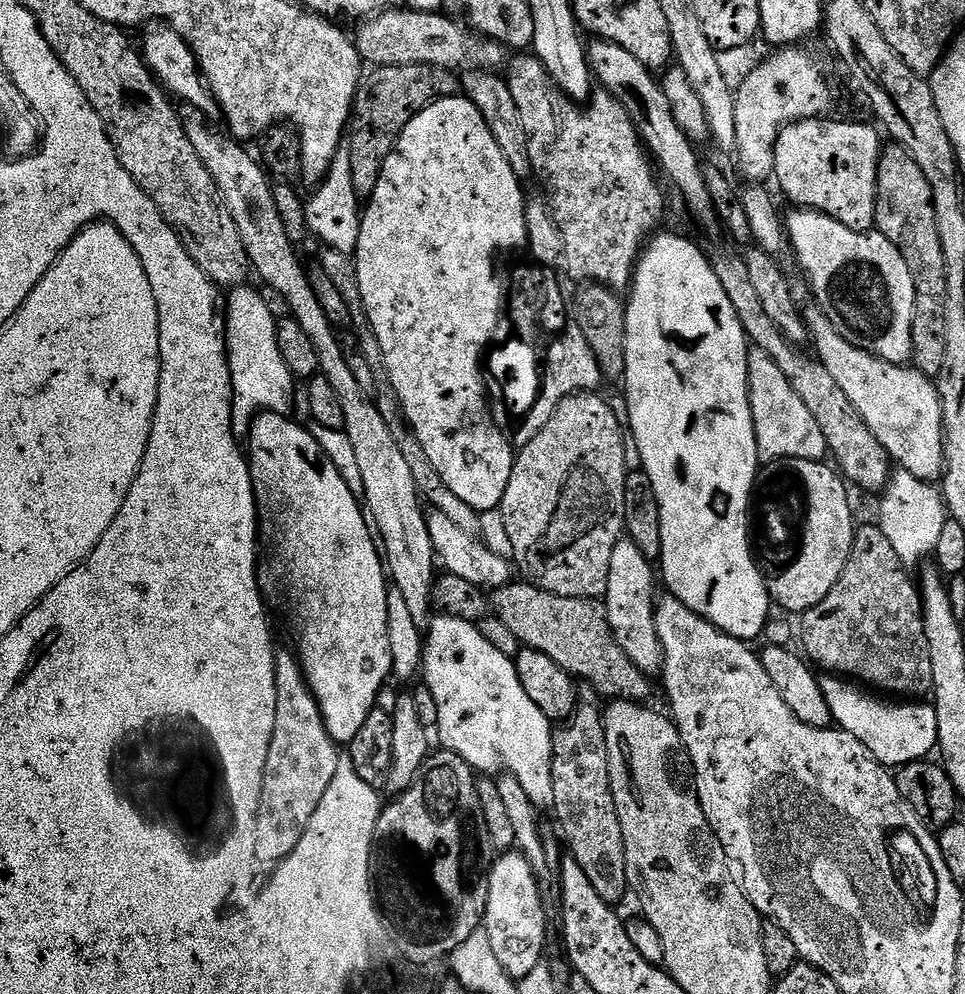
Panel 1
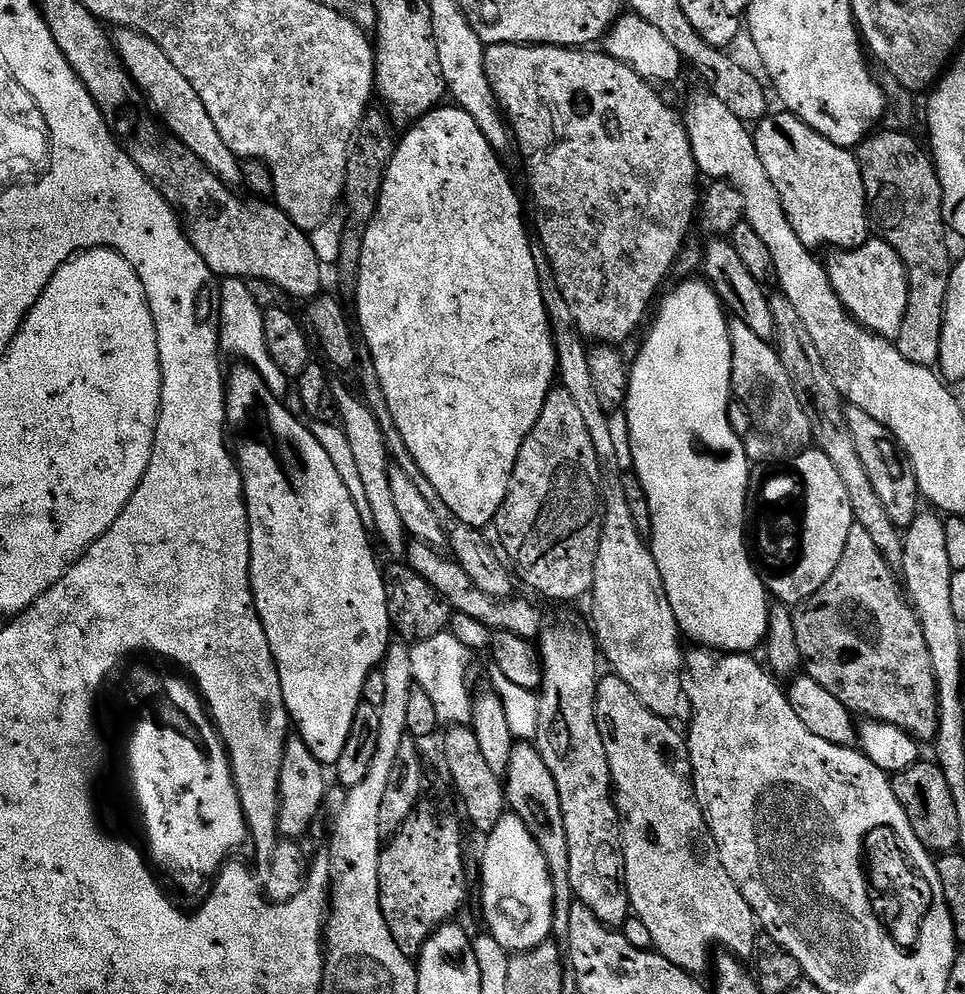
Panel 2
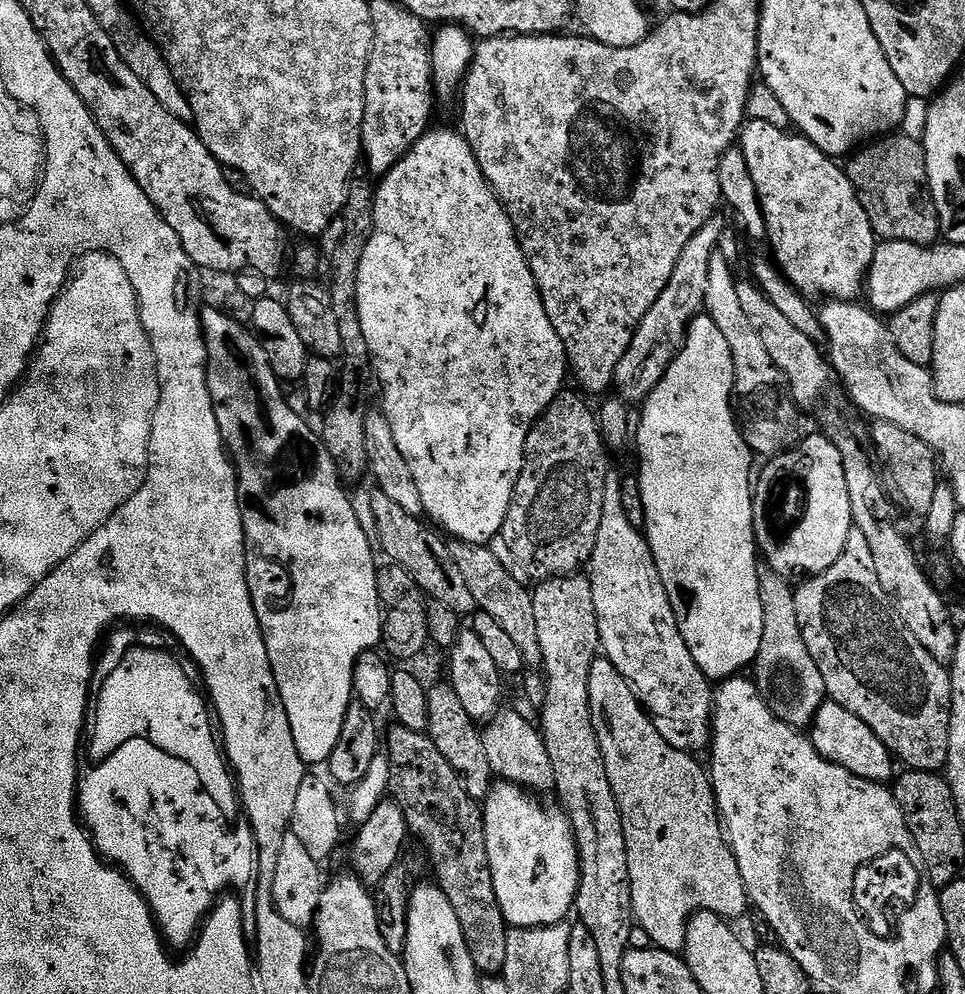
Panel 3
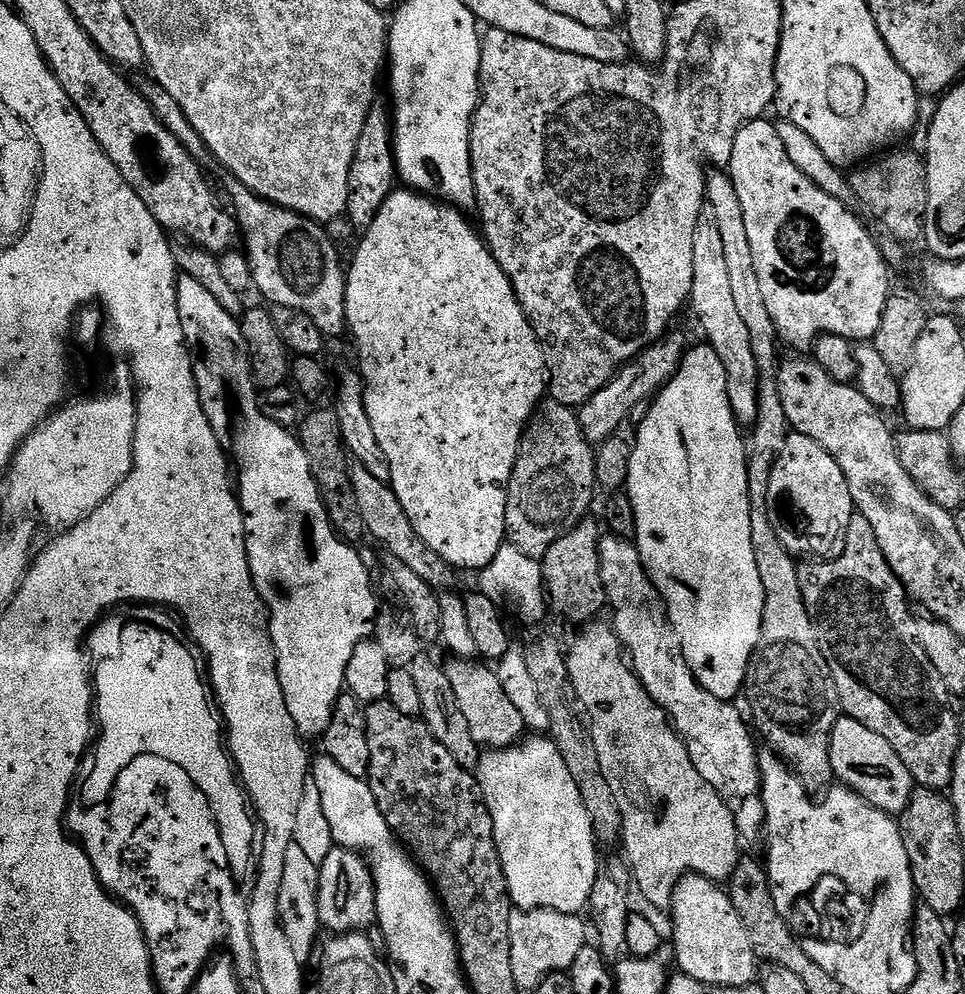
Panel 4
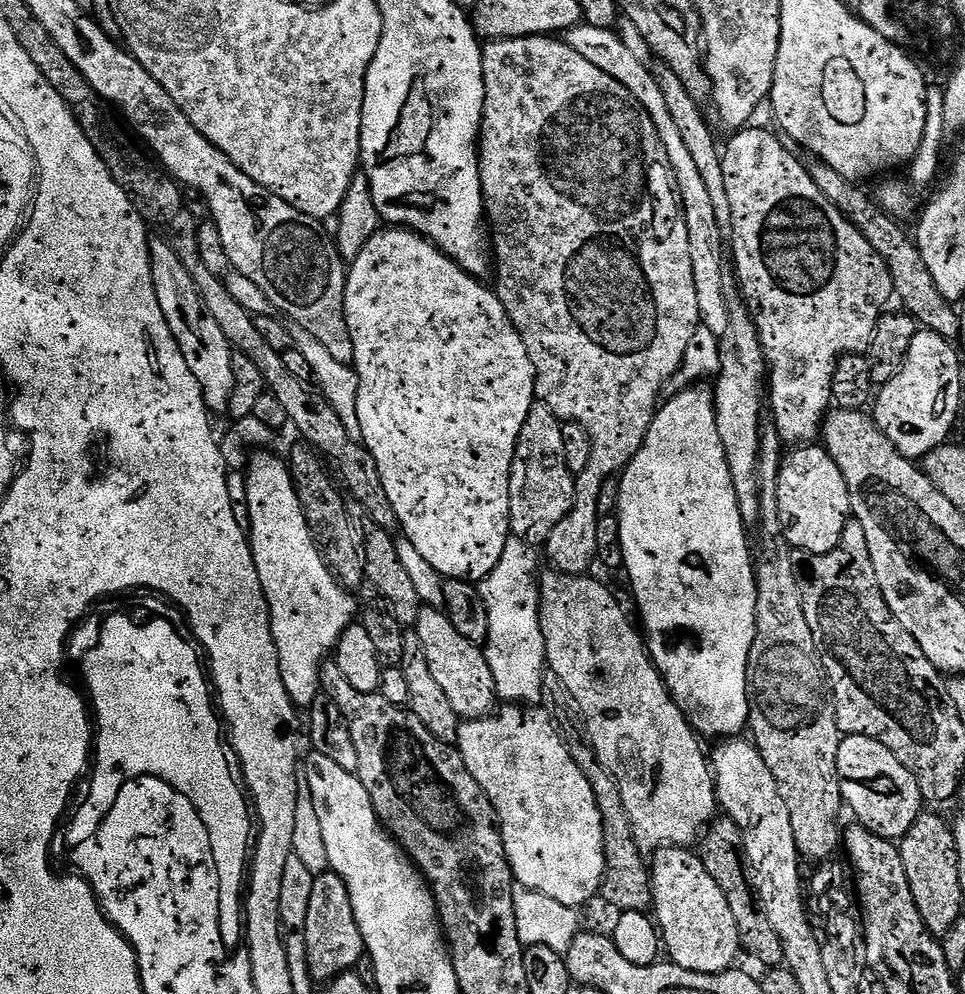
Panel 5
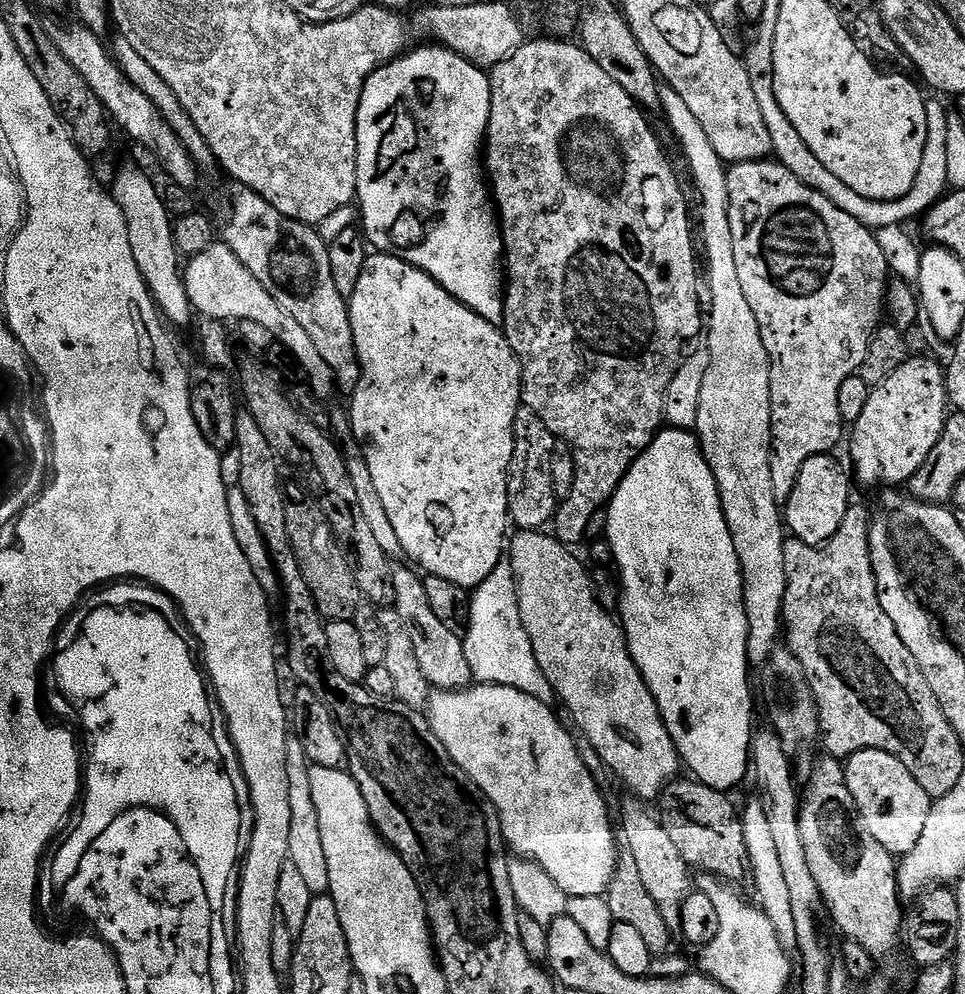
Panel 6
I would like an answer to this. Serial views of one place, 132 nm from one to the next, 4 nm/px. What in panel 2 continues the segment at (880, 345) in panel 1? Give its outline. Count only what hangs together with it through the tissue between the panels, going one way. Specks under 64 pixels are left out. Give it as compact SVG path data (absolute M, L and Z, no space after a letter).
M879 238L869 239L868 243L849 248L847 250L836 250L826 260L828 277L838 294L838 298L846 306L846 310L858 323L876 336L895 338L900 332L904 321L904 315L908 309L908 271L898 258L898 254L884 240Z

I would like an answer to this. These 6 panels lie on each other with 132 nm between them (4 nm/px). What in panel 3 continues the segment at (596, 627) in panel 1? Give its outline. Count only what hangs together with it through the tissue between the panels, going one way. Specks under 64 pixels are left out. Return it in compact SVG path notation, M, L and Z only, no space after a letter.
M373 495L373 508L378 536L381 539L380 552L388 555L387 559L391 563L405 568L428 600L442 602L442 606L454 610L454 614L461 618L471 617L477 611L474 594L470 594L458 566L454 566L454 558L450 558L445 537L433 531L421 517L406 514L406 510L390 502L390 498Z

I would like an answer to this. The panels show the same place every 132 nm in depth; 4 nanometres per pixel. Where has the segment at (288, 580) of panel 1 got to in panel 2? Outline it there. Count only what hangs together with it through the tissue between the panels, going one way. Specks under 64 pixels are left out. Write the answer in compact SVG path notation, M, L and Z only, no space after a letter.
M240 362L237 368L226 376L226 424L236 435L234 440L234 459L240 470L240 477L244 483L244 501L248 507L248 533L250 534L250 582L252 595L258 598L260 621L266 630L266 642L270 642L270 654L274 654L274 662L278 670L278 678L282 686L282 698L288 711L289 721L294 725L295 735L310 746L310 754L318 758L318 762L325 766L334 766L338 758L342 758L342 750L346 750L346 738L350 738L350 726L354 726L354 714L358 714L358 706L364 699L366 678L371 672L377 671L383 665L388 654L388 645L394 636L392 619L388 613L388 595L384 585L385 573L380 572L380 564L376 561L376 552L368 541L370 531L363 525L362 517L338 474L337 467L330 460L330 454L322 448L311 433L309 425L299 420L283 403L281 397L274 395L266 386L262 374L254 370L249 364Z

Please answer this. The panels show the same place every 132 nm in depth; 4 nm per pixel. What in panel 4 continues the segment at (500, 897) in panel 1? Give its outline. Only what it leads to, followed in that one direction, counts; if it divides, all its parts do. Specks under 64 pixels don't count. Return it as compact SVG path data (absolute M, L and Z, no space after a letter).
M532 734L527 738L521 739L518 746L511 748L498 748L488 750L479 757L479 763L474 768L474 775L478 781L478 791L484 798L484 804L488 807L488 813L492 819L492 829L494 830L494 842L500 855L500 865L504 871L504 877L508 883L508 893L512 899L513 905L517 909L527 910L529 908L549 908L555 912L570 912L580 914L589 907L594 882L596 877L601 875L600 856L596 853L598 841L596 832L592 829L592 819L582 802L582 794L578 782L570 778L570 770L566 770L566 762L562 762L562 754L556 749L556 744L551 738L545 738L540 734Z

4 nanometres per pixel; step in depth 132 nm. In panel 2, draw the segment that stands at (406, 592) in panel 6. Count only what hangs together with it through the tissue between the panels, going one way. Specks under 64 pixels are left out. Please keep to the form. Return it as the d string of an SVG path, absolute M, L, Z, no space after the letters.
M517 742L510 754L510 766L507 776L503 777L502 787L507 807L534 834L534 842L546 857L546 866L550 870L550 878L554 886L554 922L552 936L557 941L567 941L570 934L570 906L574 903L570 886L570 842L566 842L566 822L562 822L562 801L558 798L558 785L554 782L554 774L550 774L550 766L542 762L542 754L535 743Z

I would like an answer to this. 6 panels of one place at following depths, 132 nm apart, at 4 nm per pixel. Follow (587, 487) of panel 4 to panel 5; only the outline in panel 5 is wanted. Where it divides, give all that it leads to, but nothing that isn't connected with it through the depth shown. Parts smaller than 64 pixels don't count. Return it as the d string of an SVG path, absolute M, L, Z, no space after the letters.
M535 403L526 414L522 434L516 443L516 453L510 474L511 535L533 546L543 545L550 530L570 514L574 506L576 477L566 466L566 448L562 446L564 424L546 405Z

